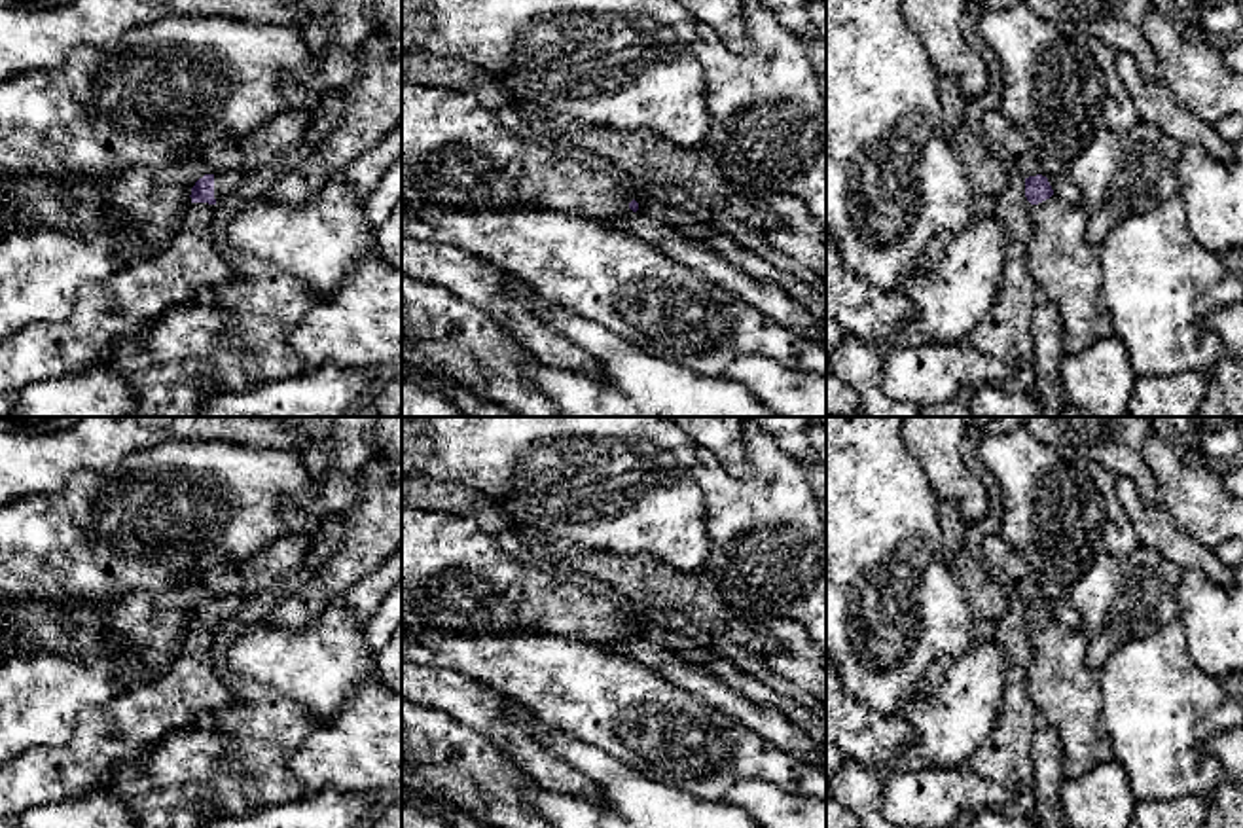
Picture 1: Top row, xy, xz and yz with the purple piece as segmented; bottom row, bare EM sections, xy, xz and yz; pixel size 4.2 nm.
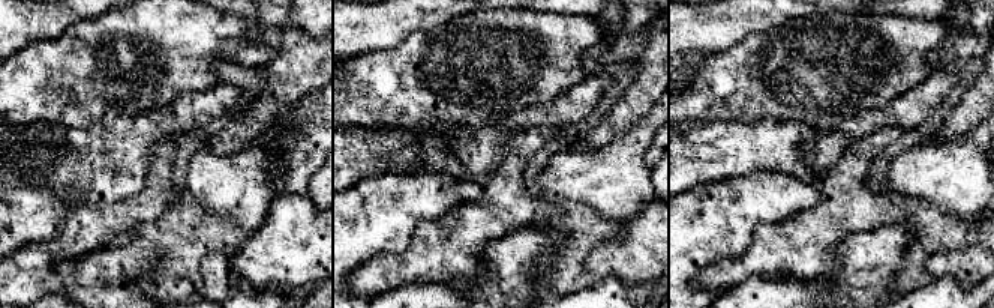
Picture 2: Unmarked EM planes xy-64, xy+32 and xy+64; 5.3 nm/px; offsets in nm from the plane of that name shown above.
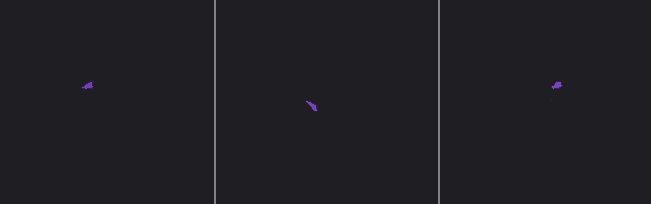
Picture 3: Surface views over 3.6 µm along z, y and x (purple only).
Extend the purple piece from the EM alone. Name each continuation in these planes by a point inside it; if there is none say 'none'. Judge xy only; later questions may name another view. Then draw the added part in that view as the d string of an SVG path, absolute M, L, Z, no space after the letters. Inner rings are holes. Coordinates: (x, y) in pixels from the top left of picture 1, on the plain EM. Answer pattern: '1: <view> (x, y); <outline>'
1: xy (105, 736); M225 595L214 601L214 629L189 627L172 665L157 680L136 684L112 703L81 709L74 733L59 748L30 748L0 767L0 815L19 817L30 807L78 798L91 790L110 786L116 767L140 765L169 733L184 731L193 720L208 712L222 712L233 703L220 667L210 659L214 633L233 616L241 614L244 597Z

